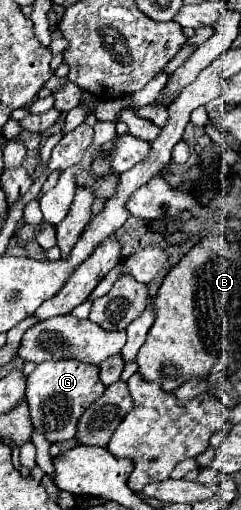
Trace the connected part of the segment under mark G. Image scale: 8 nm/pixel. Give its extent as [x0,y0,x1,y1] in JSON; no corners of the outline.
[26,359,106,443]

